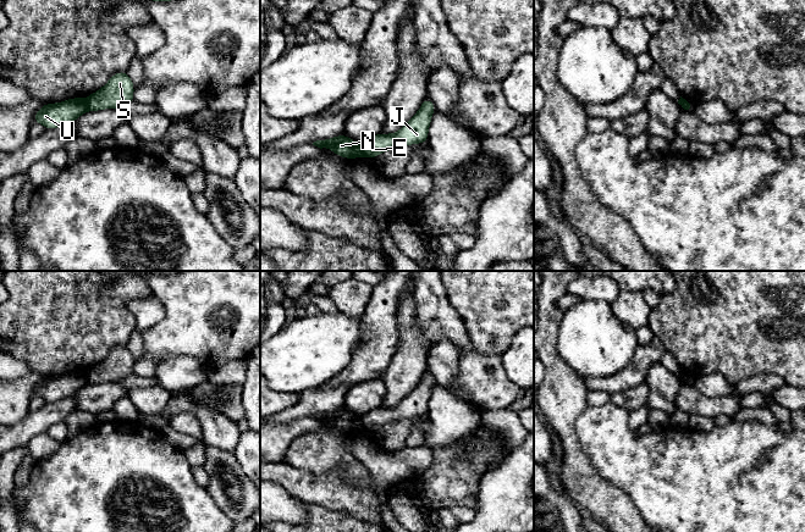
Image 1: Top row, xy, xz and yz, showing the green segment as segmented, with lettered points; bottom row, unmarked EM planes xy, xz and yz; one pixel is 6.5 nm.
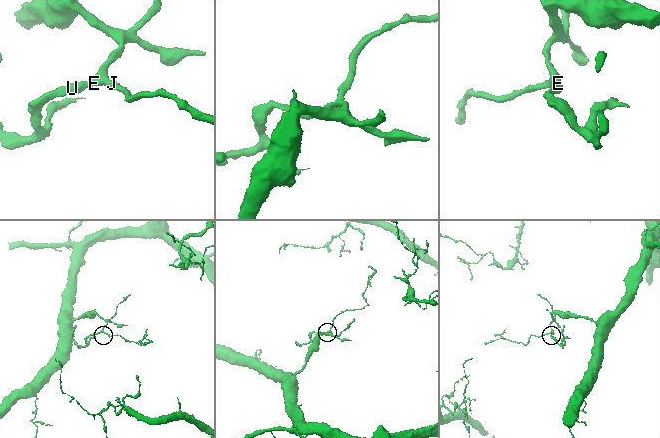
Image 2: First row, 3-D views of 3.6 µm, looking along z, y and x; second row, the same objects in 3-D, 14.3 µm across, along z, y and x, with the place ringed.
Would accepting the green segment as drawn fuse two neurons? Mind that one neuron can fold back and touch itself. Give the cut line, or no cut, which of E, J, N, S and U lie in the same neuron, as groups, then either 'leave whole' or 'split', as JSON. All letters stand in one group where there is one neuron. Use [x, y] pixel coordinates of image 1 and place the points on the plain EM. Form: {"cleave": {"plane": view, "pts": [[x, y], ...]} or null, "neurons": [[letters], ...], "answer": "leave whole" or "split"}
{"cleave": {"plane": "xz", "pts": [[358, 416], [363, 427]]}, "neurons": [["E", "J", "S"], ["N", "U"]], "answer": "split"}

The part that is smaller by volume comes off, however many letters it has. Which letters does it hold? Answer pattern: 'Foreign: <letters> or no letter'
Foreign: N, U

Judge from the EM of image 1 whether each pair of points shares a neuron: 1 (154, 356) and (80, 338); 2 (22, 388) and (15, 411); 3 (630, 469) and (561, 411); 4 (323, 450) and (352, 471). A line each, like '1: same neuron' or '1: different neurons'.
1: different neurons
2: same neuron
3: different neurons
4: same neuron

